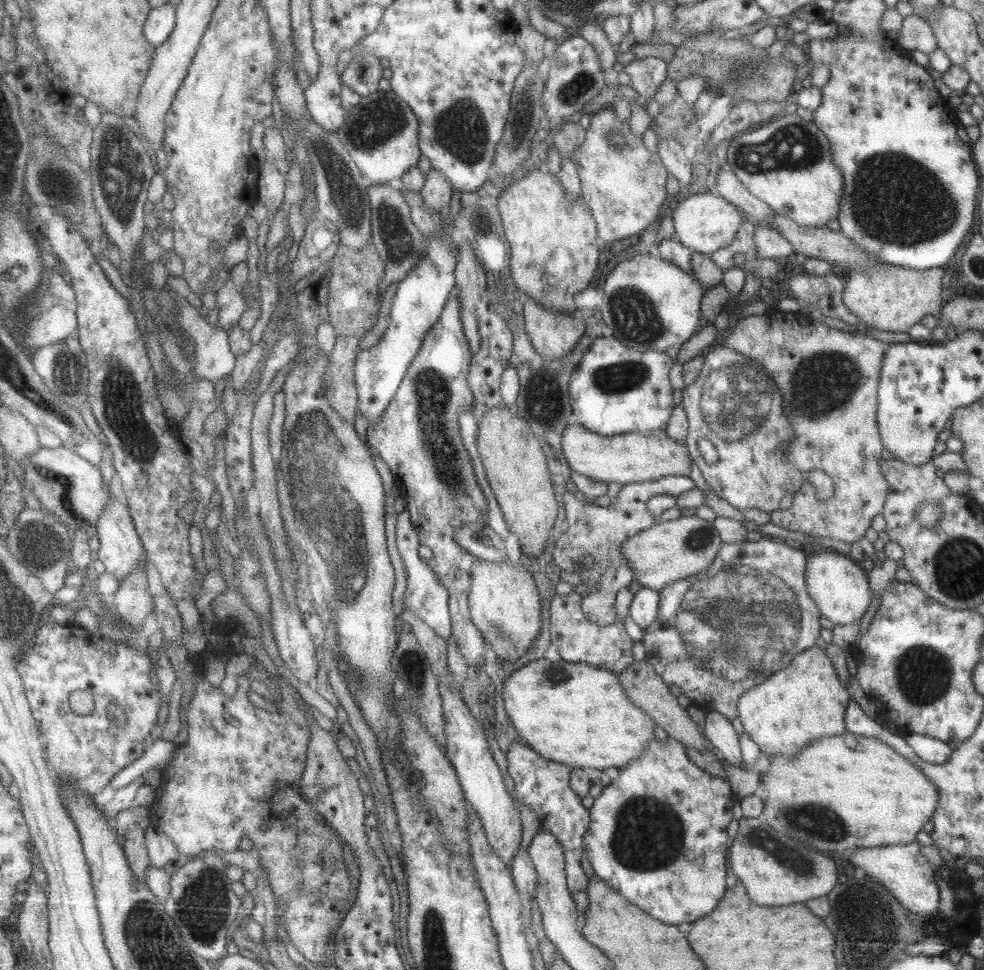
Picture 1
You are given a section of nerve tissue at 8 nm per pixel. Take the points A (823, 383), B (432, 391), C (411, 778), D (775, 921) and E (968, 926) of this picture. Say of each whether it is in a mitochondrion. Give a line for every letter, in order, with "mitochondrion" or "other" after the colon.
A: mitochondrion
B: mitochondrion
C: other
D: other
E: other

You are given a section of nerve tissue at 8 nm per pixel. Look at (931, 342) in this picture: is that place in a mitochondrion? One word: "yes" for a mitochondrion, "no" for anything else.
no

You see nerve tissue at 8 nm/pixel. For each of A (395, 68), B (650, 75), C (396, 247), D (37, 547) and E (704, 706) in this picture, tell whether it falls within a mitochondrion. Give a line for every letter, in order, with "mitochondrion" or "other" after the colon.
A: other
B: other
C: mitochondrion
D: mitochondrion
E: other

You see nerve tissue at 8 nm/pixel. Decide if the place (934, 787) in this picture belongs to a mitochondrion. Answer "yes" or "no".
no

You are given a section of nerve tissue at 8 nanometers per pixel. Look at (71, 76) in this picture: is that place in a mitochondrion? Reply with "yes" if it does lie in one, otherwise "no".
no

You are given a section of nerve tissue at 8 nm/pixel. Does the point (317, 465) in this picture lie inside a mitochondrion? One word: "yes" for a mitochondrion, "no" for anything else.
yes

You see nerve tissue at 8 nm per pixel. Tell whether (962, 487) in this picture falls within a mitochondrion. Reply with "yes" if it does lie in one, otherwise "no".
no

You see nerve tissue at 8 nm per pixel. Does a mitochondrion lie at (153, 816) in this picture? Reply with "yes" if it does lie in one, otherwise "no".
no

